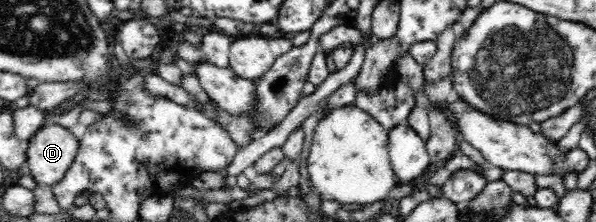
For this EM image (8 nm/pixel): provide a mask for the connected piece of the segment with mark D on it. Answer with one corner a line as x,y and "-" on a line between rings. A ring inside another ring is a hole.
47,124
36,130
28,140
25,173
37,186
60,184
79,150
78,133
58,124

